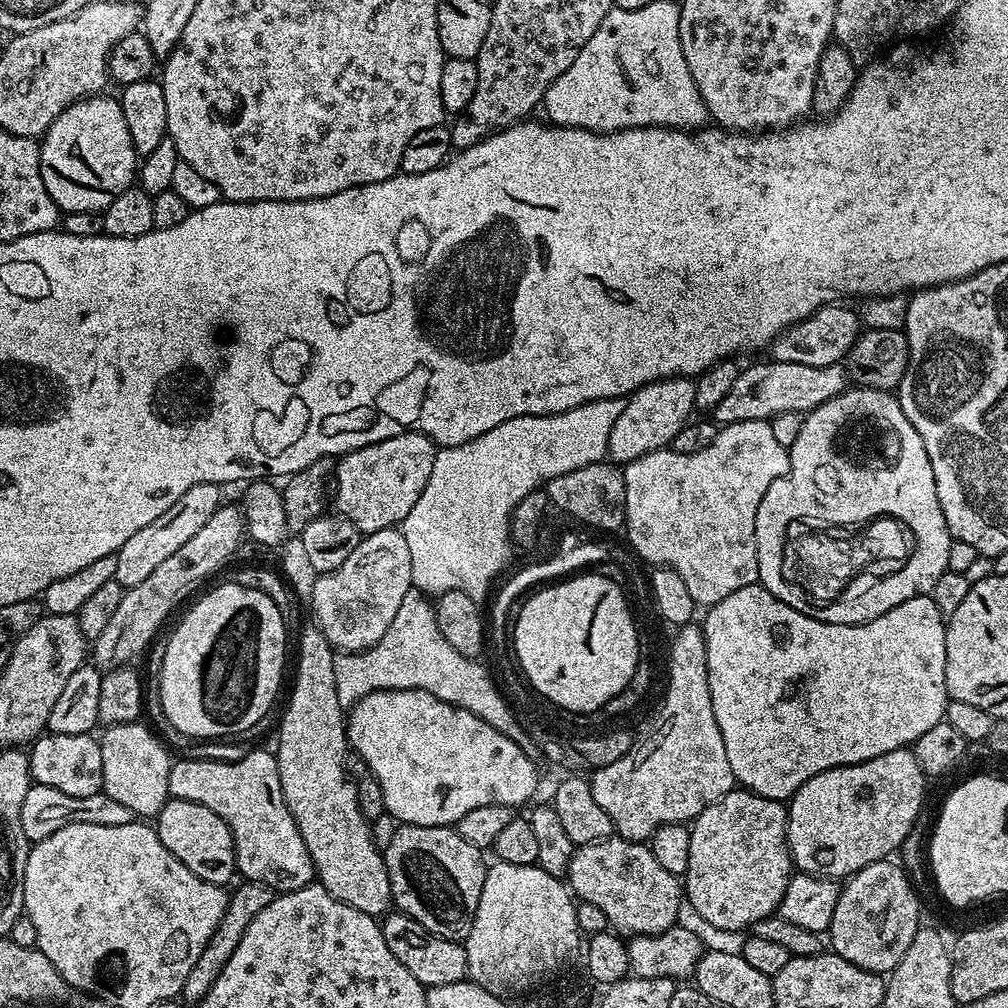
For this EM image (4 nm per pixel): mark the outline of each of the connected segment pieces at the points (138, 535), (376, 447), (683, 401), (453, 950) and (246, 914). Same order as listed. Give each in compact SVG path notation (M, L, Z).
M218 484L190 486L190 490L186 490L186 494L178 498L178 502L174 502L174 506L169 506L164 513L158 514L154 522L142 526L142 530L136 531L127 542L122 542L115 554L115 580L127 590L154 574L154 570L158 570L158 566L162 566L166 558L173 556L186 542L190 542L190 538L194 538L194 534L198 534L198 530L202 530L202 526L206 526L206 522L210 522L212 515L220 509L220 492L222 488Z
M403 432L394 438L368 444L365 448L356 448L339 457L334 473L335 511L345 516L362 534L403 525L406 514L410 514L414 502L418 502L418 494L426 490L430 470L434 470L437 451L437 445L432 443L429 436L424 436L420 432Z
M672 376L668 380L655 380L652 384L642 386L637 392L627 397L624 400L622 415L619 416L618 422L614 422L614 430L610 430L607 459L623 466L646 454L657 452L660 448L669 447L674 434L678 434L678 430L682 430L682 426L689 423L690 417L693 415L695 385L695 379L687 376Z
M392 910L383 917L380 924L382 938L386 938L386 946L390 946L390 954L418 978L425 989L434 986L450 986L450 982L458 982L468 975L468 963L464 953L464 945L458 940L447 940L422 926L422 922L414 922L414 918L405 912Z
M253 880L238 884L231 889L226 914L222 914L222 922L218 922L214 934L210 934L210 942L206 942L206 950L202 950L202 954L198 954L198 962L194 962L194 966L182 986L180 996L188 1003L188 1006L194 1006L199 1000L206 998L206 994L210 994L214 982L218 982L218 974L222 974L222 970L226 970L226 962L230 962L230 954L234 954L238 942L242 942L242 934L246 934L250 922L254 922L254 918L258 918L258 914L262 914L262 910L266 910L266 906L270 906L274 895L270 886Z

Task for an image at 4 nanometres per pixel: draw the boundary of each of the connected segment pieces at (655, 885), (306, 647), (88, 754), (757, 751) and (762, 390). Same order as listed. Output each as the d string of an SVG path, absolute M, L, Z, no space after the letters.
M613 834L607 840L581 844L573 851L568 863L566 883L583 903L598 906L598 910L606 914L609 929L615 930L621 937L653 936L677 927L680 904L682 908L681 877L663 868L647 843L623 840L621 836Z
M306 628L299 633L300 657L296 660L296 681L292 684L284 717L280 720L280 737L276 740L276 748L274 747L282 794L302 834L302 842L306 842L306 850L316 867L318 883L346 906L354 906L354 910L362 910L362 914L380 918L393 907L390 878L384 865L383 851L374 846L371 823L360 809L356 783L344 769L344 759L350 754L350 745L346 710L338 702L338 689L334 687L334 649L319 628Z
M48 732L32 741L28 752L28 768L35 783L62 790L70 798L87 798L102 791L102 750L92 734L58 734Z
M757 582L750 586L742 586L742 590L734 590L734 594L729 594L727 598L722 598L722 602L711 605L705 612L708 613L704 616L702 627L704 630L704 645L706 646L706 670L708 671L708 685L710 686L710 706L714 706L714 722L718 722L718 730L722 730L722 742L726 745L726 759L729 760L730 770L734 770L734 778L741 789L758 794L762 798L787 802L792 799L792 795L796 793L798 786L802 786L802 782L810 782L810 778L814 778L814 774L822 774L822 770L830 770L838 766L866 762L870 758L878 758L878 754L886 754L890 750L909 747L915 744L918 738L922 738L922 734L926 734L926 730L930 730L930 726L938 726L943 721L944 711L950 699L946 690L946 634L944 633L946 620L941 616L938 606L933 602L931 595L910 598L910 602L902 602L902 606L894 606L894 610L890 610L873 620L867 620L864 624L827 624L818 618L810 618L806 614L794 610L794 606L786 606L786 602L774 598L774 594L770 594L770 590L766 590L763 584Z
M769 359L768 364L752 364L741 367L738 378L731 388L718 402L718 406L710 414L717 424L733 424L734 422L750 422L751 420L771 421L773 416L787 412L814 411L822 402L834 398L850 381L845 369L840 364L830 366L802 366L798 362L777 362Z

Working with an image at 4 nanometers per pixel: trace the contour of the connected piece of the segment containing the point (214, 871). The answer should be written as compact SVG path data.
M169 798L155 816L154 827L162 846L166 846L186 870L211 884L228 886L233 883L232 876L237 875L234 838L224 819L214 814L214 810L206 810L206 806L198 802Z

